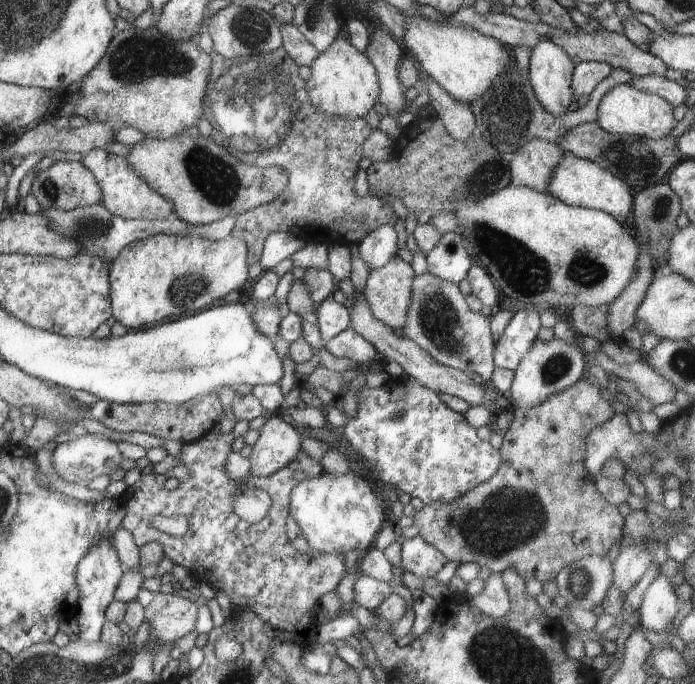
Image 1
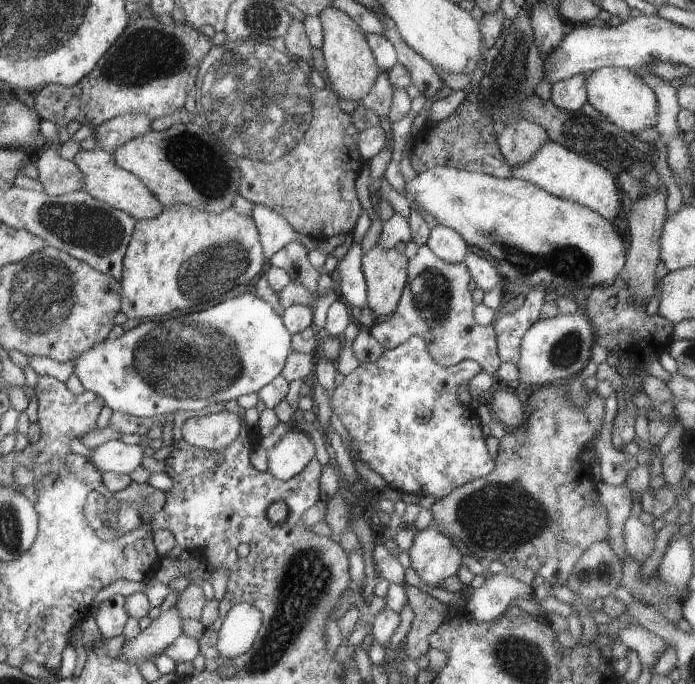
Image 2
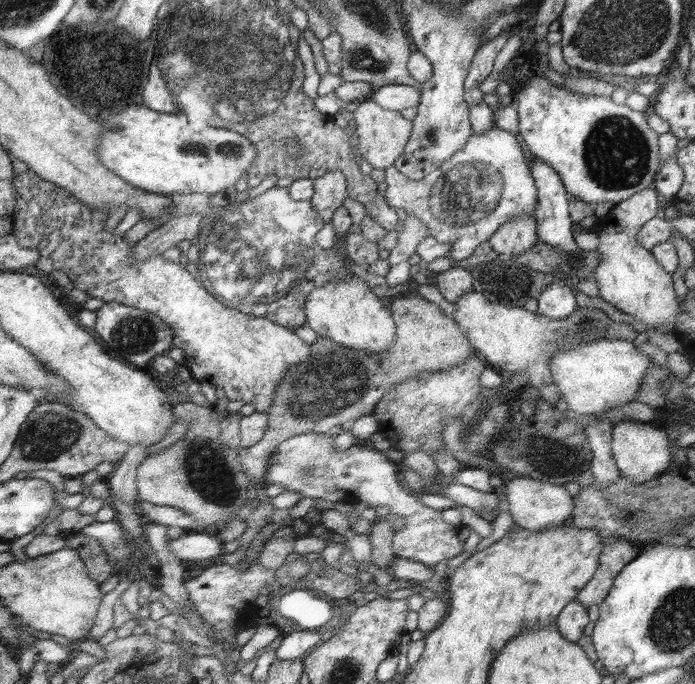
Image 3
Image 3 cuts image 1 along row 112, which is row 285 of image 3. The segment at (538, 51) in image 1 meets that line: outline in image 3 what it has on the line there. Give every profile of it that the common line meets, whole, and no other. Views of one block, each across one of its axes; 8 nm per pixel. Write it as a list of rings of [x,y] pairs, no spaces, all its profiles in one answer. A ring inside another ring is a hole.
[[[557,280],[549,284],[536,298],[538,313],[556,320],[570,317],[579,308],[575,293],[565,281]]]

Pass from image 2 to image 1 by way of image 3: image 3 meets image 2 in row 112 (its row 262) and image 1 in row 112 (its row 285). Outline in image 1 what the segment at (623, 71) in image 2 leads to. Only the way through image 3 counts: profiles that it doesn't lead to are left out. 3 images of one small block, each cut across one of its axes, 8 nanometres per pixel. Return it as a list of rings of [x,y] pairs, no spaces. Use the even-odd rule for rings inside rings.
[[[618,84],[610,92],[604,94],[598,105],[598,124],[608,134],[639,136],[652,140],[662,140],[668,137],[677,124],[674,116],[675,107],[667,100],[638,90],[630,84]]]

